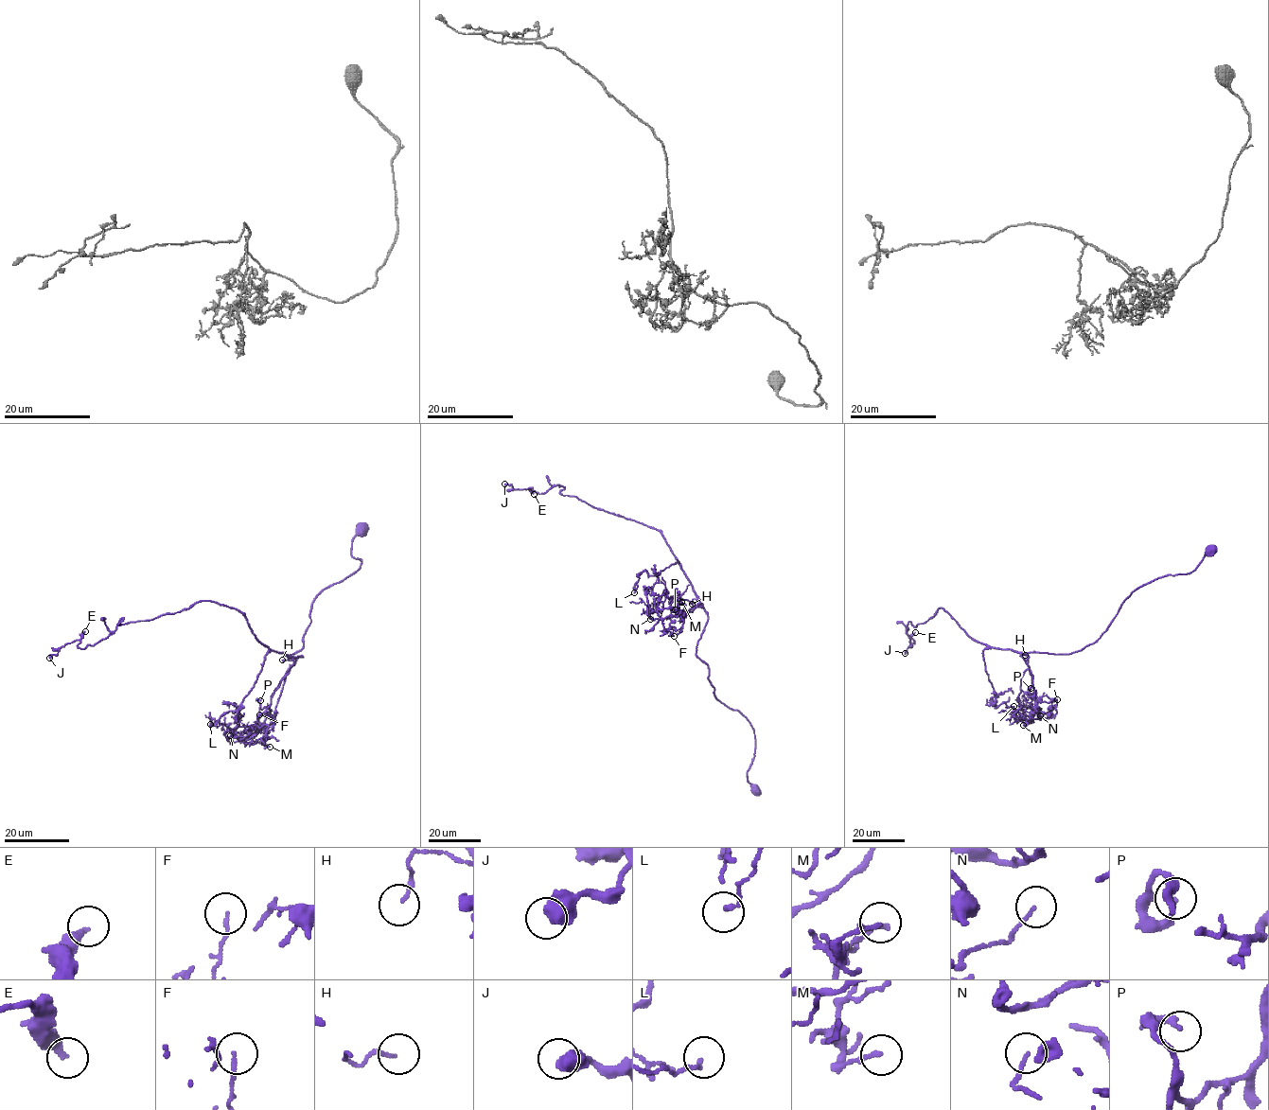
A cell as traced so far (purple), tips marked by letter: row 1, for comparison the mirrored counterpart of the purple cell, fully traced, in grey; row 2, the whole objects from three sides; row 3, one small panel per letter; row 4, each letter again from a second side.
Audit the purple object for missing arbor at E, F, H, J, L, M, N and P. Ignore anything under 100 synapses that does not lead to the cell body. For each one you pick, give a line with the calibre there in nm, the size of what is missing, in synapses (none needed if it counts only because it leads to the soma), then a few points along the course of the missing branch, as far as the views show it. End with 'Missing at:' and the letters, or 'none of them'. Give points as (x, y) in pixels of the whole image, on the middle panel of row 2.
Missing at: none of them

